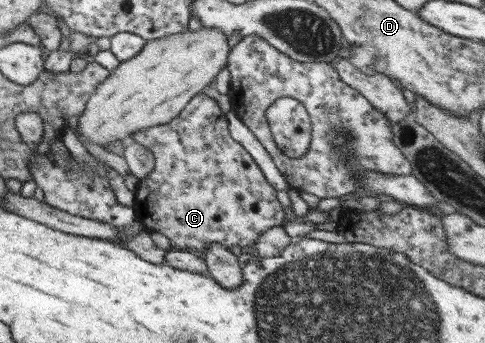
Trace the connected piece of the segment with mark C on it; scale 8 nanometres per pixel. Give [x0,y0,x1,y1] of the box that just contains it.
[133,95,291,252]

